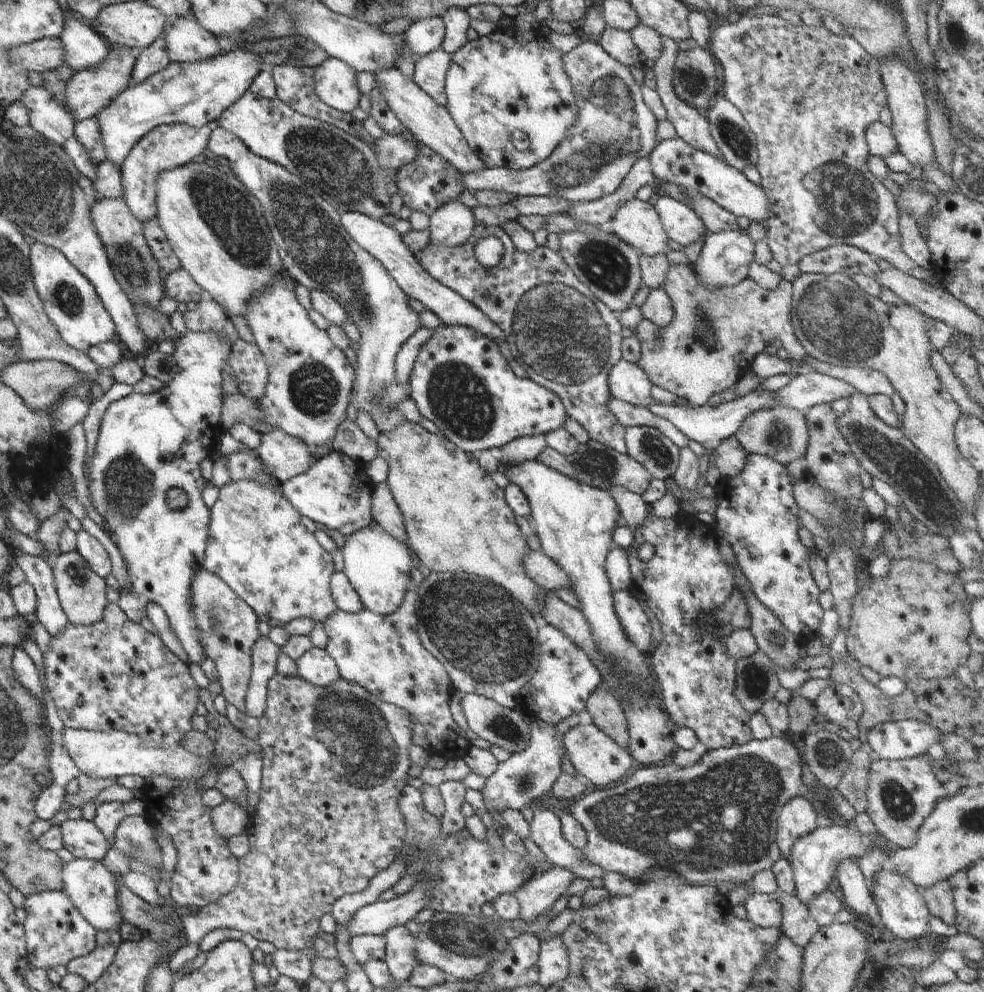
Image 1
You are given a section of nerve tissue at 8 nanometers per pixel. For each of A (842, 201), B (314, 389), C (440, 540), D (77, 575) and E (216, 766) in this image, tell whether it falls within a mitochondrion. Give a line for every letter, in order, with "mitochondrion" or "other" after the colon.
A: mitochondrion
B: mitochondrion
C: other
D: mitochondrion
E: other

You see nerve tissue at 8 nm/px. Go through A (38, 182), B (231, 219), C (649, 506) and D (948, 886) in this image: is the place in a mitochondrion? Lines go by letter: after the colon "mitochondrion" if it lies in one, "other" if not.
A: mitochondrion
B: mitochondrion
C: other
D: other

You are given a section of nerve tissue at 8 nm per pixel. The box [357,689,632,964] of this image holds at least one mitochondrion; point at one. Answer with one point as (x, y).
(460, 938)

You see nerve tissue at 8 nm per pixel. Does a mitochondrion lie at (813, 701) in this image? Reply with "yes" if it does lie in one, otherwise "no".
no

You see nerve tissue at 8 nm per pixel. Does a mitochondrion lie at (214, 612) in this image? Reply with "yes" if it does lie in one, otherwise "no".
yes

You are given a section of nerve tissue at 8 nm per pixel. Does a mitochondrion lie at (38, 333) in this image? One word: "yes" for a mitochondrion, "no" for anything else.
no

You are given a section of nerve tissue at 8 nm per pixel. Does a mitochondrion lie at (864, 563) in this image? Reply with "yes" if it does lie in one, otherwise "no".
no

